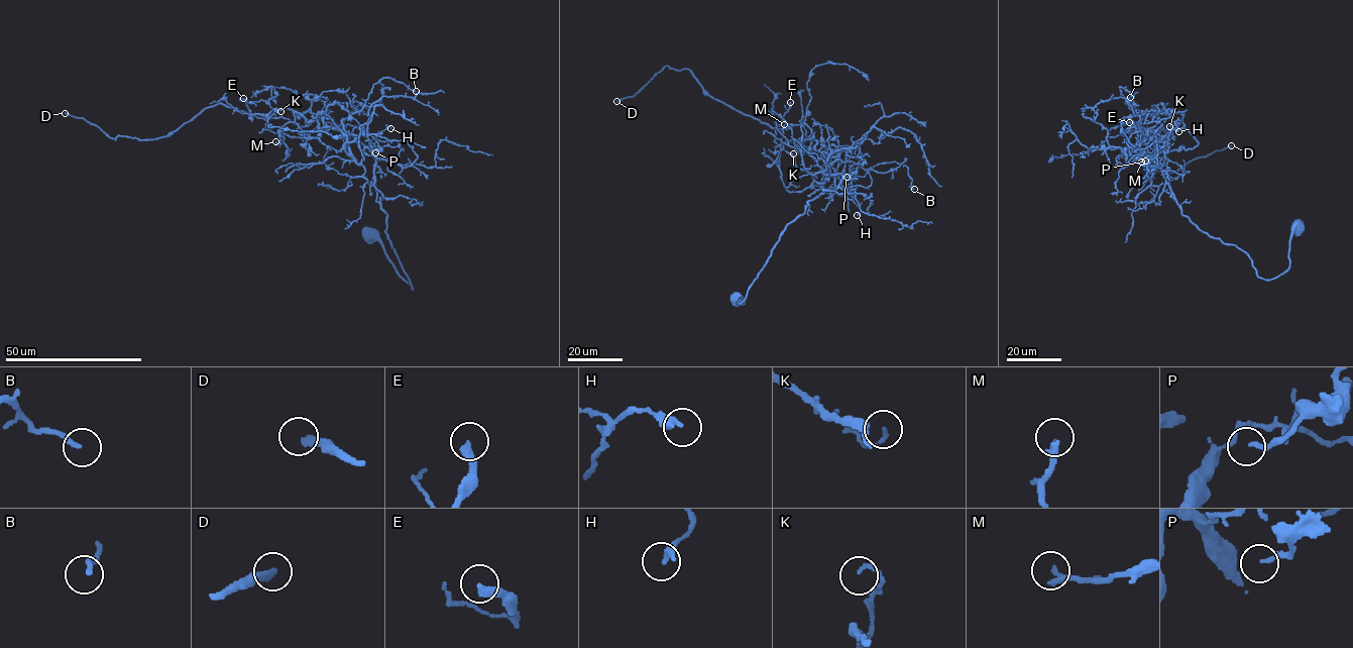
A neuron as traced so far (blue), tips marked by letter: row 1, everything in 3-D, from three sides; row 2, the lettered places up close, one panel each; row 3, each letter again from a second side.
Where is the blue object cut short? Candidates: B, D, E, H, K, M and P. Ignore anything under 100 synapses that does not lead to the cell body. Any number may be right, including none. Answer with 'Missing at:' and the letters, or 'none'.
Missing at: D

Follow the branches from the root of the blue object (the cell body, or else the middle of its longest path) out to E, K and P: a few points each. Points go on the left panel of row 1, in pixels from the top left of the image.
E: (371, 236), (412, 289), (386, 238), (370, 149), (358, 164), (332, 118), (302, 126), (258, 118), (243, 98)
K: (371, 236), (412, 289), (386, 238), (370, 149), (358, 164), (332, 118), (299, 126), (276, 117), (280, 111)
P: (371, 236), (412, 289), (386, 238), (375, 159), (365, 147), (356, 162), (328, 106), (348, 111), (375, 152)

